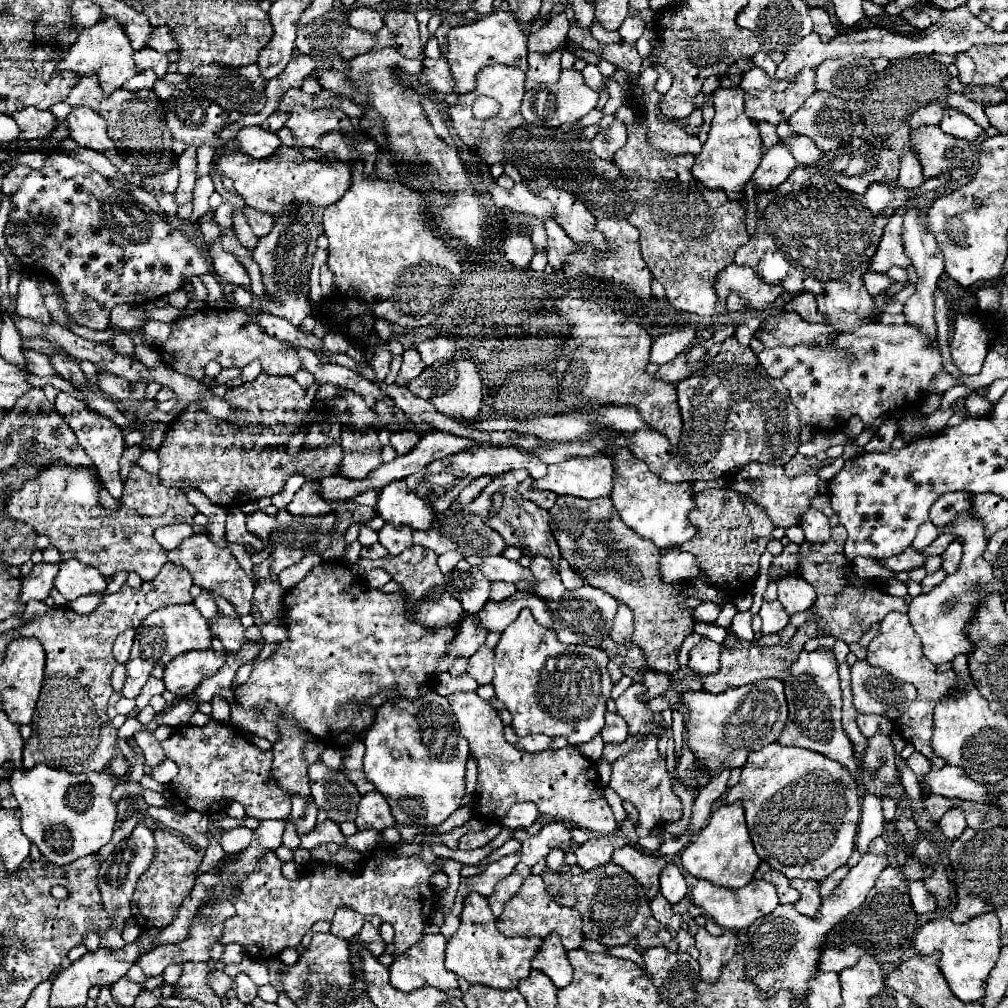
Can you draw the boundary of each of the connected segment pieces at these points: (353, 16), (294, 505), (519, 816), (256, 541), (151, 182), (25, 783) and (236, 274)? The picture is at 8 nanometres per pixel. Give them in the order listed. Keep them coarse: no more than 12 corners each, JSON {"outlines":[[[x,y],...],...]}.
{"outlines":[[[369,7],[349,13],[349,25],[377,33],[383,27],[381,13]],[[313,481],[285,507],[291,515],[327,515],[331,505],[315,491]],[[515,803],[501,825],[521,829],[535,823],[539,811],[533,803]],[[241,507],[227,509],[229,543],[251,545],[261,551],[265,543],[245,527]],[[179,167],[147,177],[143,189],[149,193],[175,193]],[[13,771],[23,833],[57,867],[111,841],[105,771]],[[209,247],[215,275],[225,283],[249,287],[245,267],[221,247]]]}

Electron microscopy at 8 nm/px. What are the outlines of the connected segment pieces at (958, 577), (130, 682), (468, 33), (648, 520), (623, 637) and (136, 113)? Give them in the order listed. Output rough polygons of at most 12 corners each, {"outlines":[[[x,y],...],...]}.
{"outlines":[[[973,509],[943,531],[963,541],[959,569],[907,613],[935,665],[971,651],[963,627],[989,591],[1003,593],[983,559]],[[189,605],[153,611],[135,629],[121,693],[135,699],[151,669],[211,649]],[[511,11],[447,33],[443,57],[457,95],[493,63],[527,65],[527,37]],[[627,447],[611,501],[661,549],[697,533],[693,483],[661,481]],[[621,603],[611,639],[621,645],[633,635],[633,611]],[[79,77],[67,95],[107,121],[121,153],[175,157],[165,107],[153,91]]]}

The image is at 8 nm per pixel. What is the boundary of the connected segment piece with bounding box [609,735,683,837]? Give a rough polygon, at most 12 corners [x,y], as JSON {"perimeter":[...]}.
{"perimeter":[[653,735],[611,763],[639,837],[683,817]]}

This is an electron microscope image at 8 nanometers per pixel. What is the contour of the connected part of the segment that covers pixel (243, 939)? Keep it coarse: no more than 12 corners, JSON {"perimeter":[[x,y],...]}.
{"perimeter":[[383,845],[359,873],[295,881],[267,851],[231,895],[219,943],[267,961],[351,907],[395,929],[395,955],[435,905],[419,855]]}

